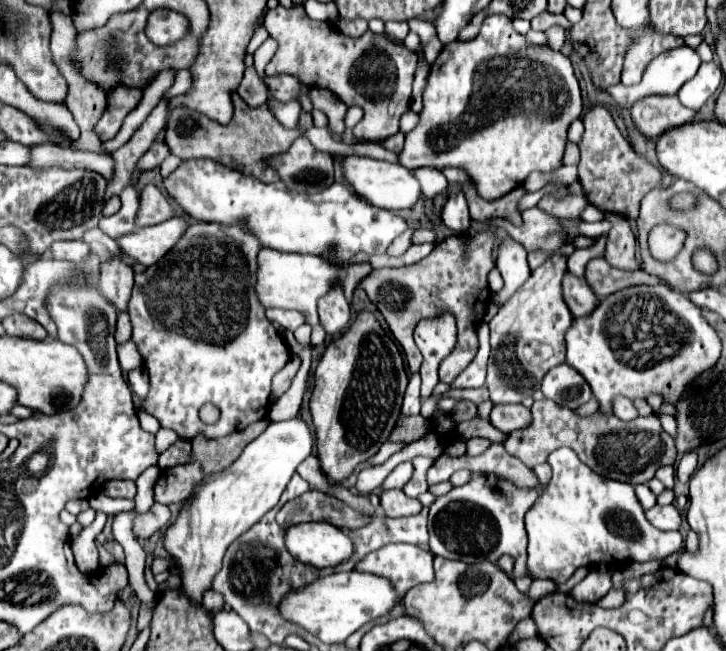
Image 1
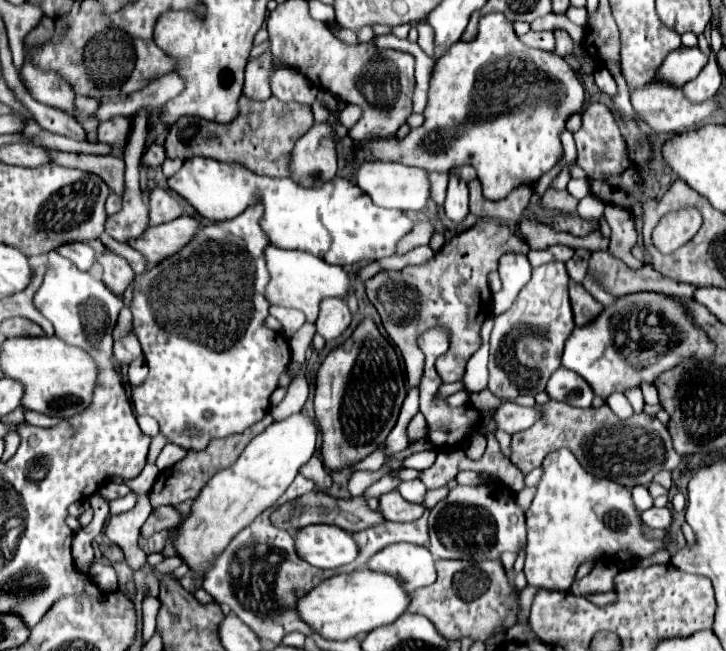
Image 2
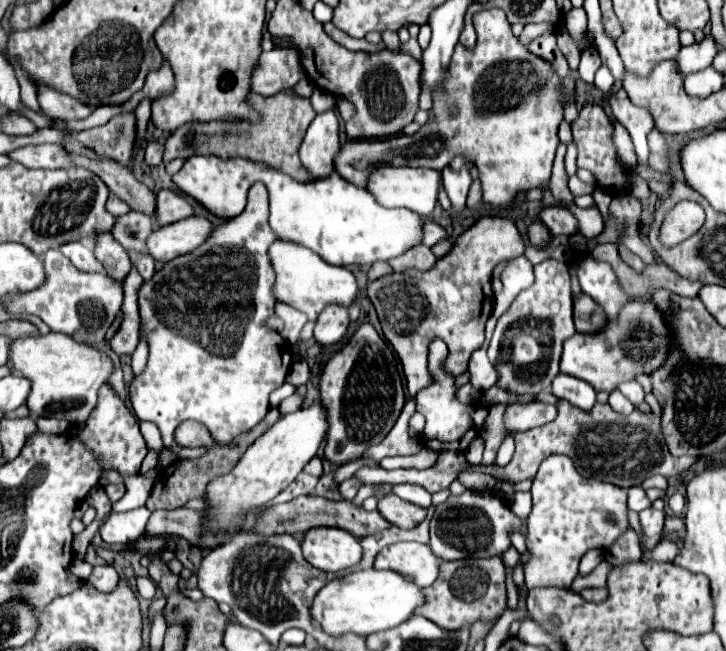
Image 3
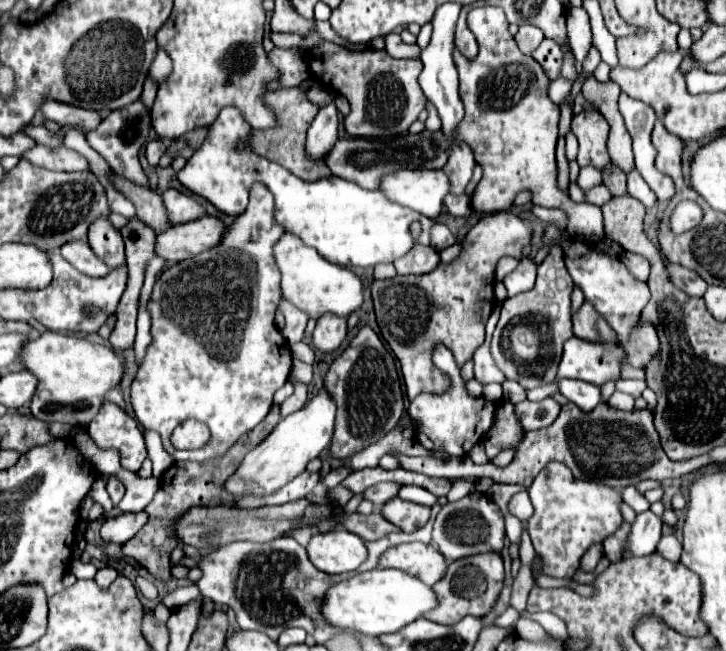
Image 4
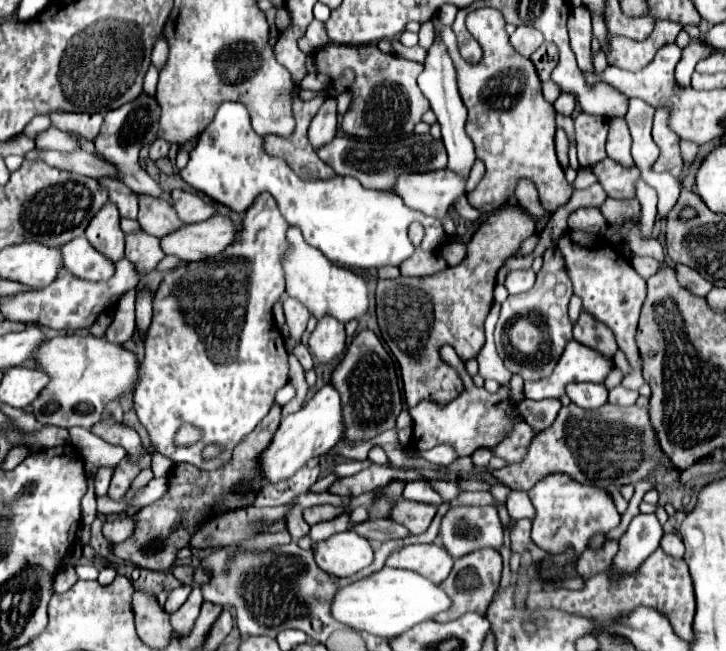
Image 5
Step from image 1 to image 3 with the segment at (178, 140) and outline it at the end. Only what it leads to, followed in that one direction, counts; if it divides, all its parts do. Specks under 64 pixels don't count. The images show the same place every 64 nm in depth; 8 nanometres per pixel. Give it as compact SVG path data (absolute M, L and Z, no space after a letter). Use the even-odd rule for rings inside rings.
M290 90L278 92L276 96L260 96L252 94L248 96L248 102L264 116L260 124L248 124L244 120L224 124L224 122L208 122L208 124L184 124L184 128L178 128L174 134L166 140L166 152L164 162L170 162L174 158L190 158L190 154L206 154L214 152L224 158L252 158L256 162L272 164L274 168L280 168L282 172L290 174L292 178L300 182L312 182L312 174L304 168L300 162L298 150L304 140L304 134L314 120L316 112L308 98L294 96Z

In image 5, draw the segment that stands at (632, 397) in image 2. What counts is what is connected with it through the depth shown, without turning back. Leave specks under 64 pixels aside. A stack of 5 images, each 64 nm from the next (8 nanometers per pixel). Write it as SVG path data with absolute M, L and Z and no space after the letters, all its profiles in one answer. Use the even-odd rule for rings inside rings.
M568 232L568 236L562 236L557 242L557 248L562 252L562 258L566 262L566 272L572 280L574 294L582 300L582 312L592 314L598 322L604 322L616 336L618 348L626 354L632 372L622 380L626 388L638 390L644 384L642 370L640 370L640 354L636 348L636 326L640 316L640 306L646 296L646 280L630 266L630 262L620 260L618 254L601 254L605 243L596 234L588 232Z

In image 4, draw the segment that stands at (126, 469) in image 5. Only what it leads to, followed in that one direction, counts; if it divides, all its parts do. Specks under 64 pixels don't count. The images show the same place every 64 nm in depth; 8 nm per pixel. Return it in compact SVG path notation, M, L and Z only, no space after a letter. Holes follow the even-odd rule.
M110 476L110 478L108 478L108 494L110 494L114 506L124 498L126 486L124 486L124 482L122 482L118 476Z

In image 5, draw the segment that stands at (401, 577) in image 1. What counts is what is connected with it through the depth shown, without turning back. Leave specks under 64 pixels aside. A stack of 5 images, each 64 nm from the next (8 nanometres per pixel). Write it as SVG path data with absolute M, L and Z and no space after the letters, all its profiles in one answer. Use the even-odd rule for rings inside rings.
M412 544L404 546L400 552L394 552L386 560L386 566L414 570L440 584L452 572L454 558L442 544Z

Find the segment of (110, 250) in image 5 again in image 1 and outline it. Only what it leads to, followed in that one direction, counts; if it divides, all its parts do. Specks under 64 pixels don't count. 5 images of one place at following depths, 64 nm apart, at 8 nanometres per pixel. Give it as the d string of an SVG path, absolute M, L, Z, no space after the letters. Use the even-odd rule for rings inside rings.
M108 260L102 264L102 276L98 282L100 292L116 304L116 308L122 312L126 310L126 304L130 300L130 292L134 286L134 270L124 264L122 260Z

